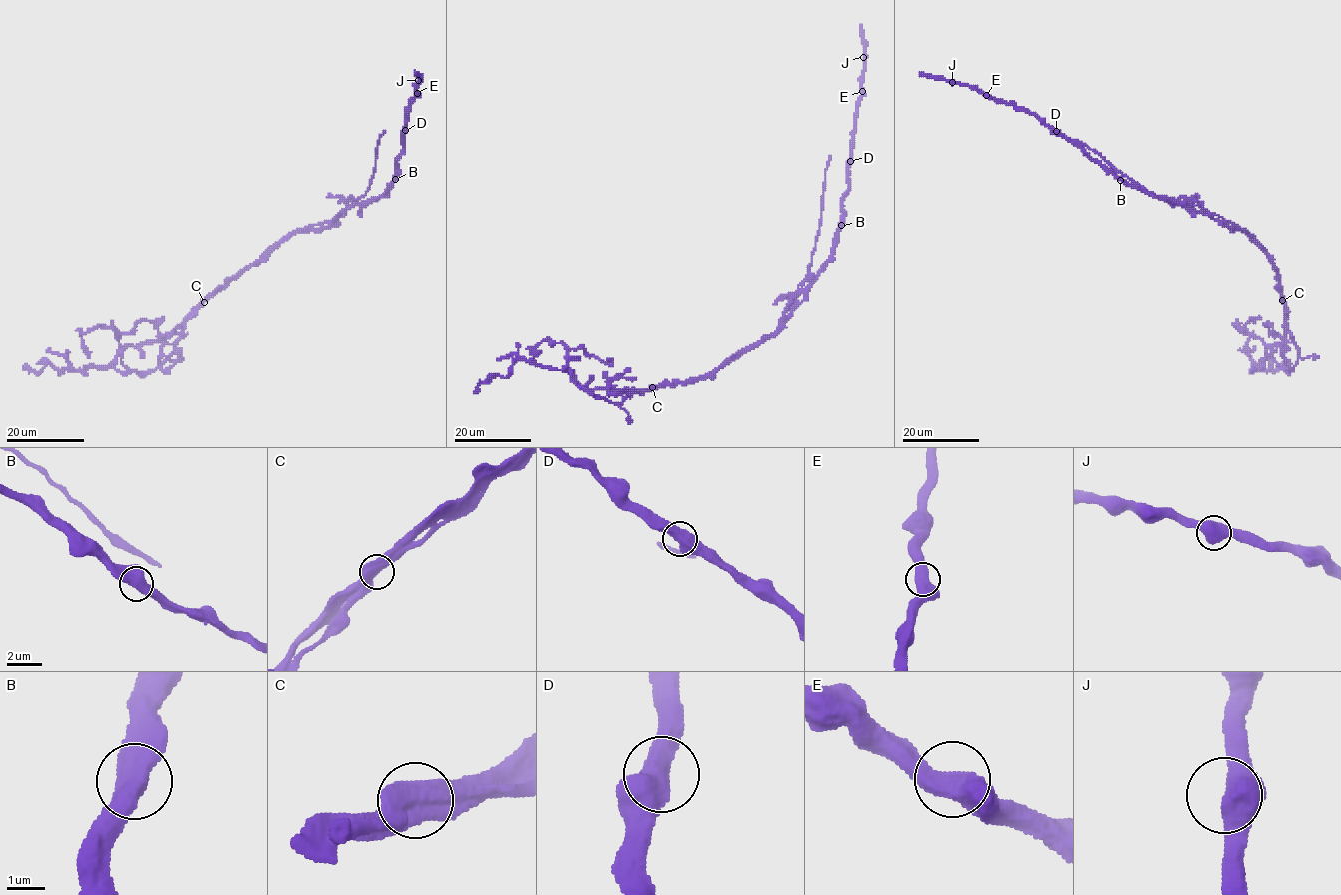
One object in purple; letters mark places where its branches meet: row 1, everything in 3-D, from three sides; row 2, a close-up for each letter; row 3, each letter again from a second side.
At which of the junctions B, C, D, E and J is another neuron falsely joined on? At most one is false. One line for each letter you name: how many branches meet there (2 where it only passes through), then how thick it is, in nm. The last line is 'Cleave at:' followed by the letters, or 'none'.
C: 2 | 650 nm
Cleave at: C

